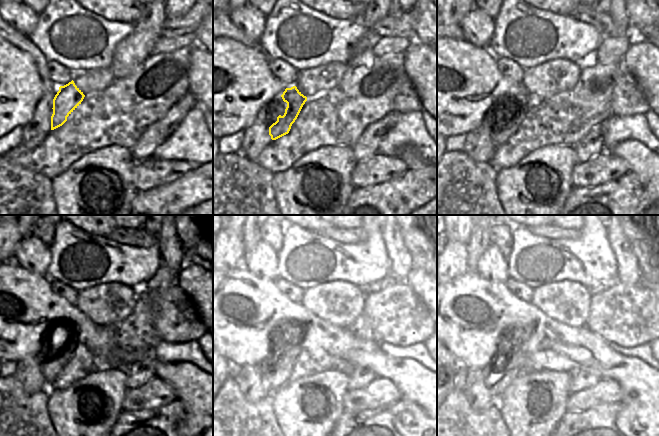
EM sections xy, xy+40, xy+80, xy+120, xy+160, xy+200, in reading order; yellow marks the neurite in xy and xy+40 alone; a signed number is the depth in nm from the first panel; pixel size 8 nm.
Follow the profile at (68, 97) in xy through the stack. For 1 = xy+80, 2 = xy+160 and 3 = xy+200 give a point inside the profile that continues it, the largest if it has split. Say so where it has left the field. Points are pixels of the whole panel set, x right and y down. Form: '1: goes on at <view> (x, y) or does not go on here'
1: goes on at xy+80 (501, 132)
2: goes on at xy+160 (276, 369)
3: goes on at xy+200 (507, 364)

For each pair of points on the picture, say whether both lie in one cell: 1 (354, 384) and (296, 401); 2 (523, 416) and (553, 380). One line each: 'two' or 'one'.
1: two
2: one

